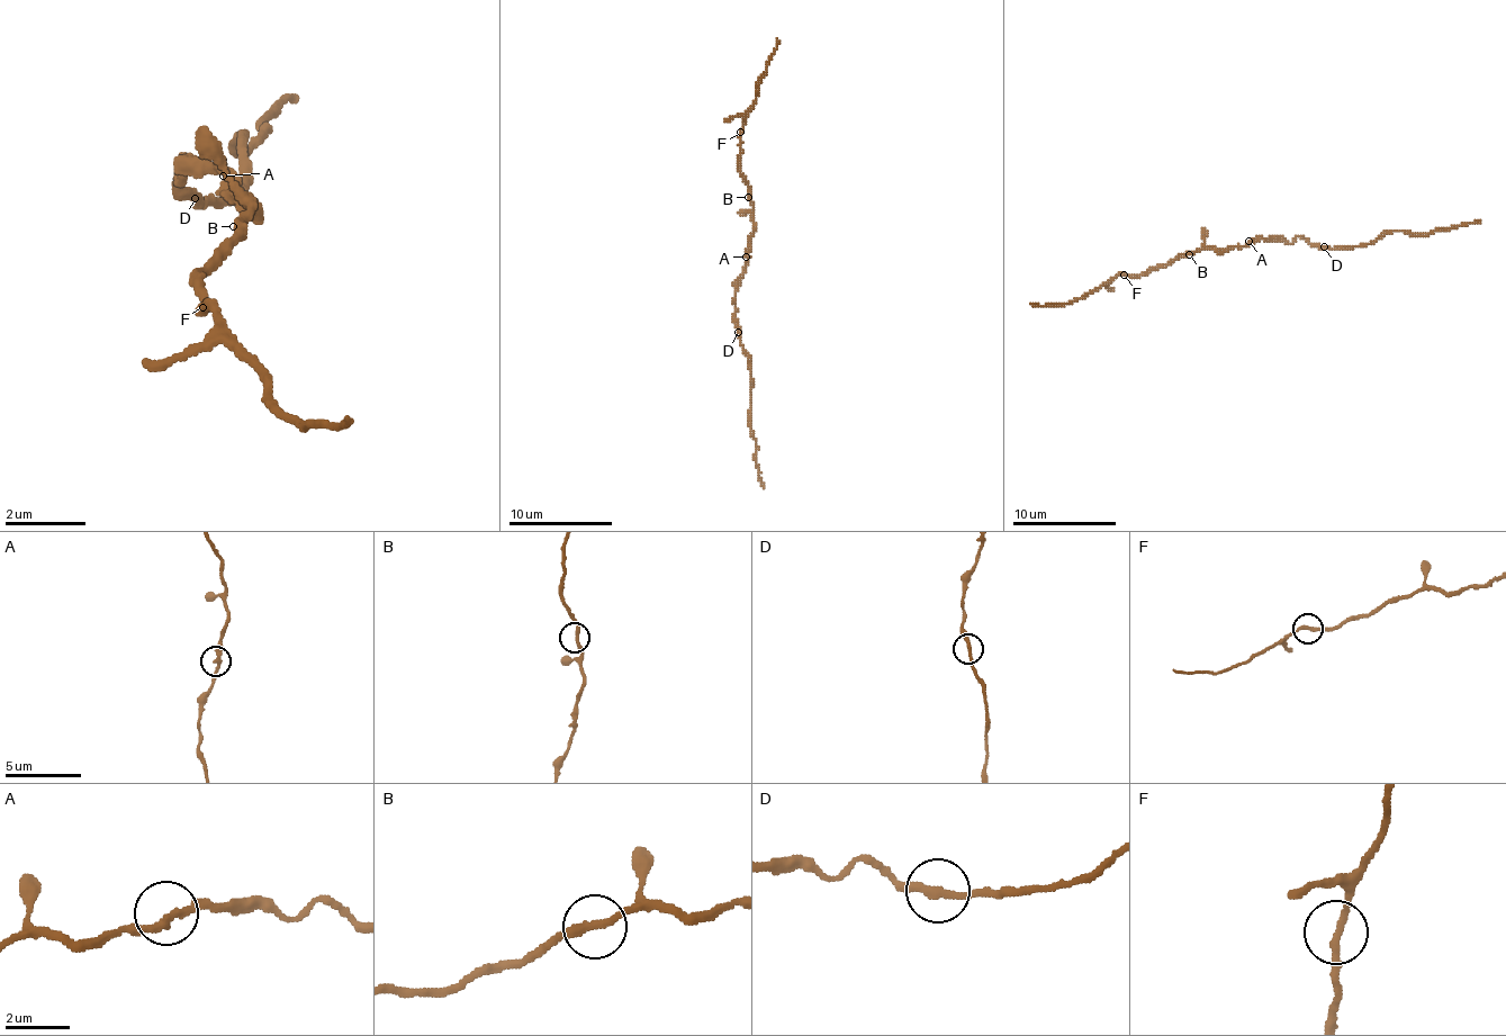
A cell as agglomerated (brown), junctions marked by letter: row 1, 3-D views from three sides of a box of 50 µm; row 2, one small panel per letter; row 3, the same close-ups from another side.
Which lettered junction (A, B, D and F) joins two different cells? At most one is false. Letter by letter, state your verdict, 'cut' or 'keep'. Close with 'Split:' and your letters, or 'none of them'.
A: keep
B: keep
D: keep
F: keep
Split: none of them

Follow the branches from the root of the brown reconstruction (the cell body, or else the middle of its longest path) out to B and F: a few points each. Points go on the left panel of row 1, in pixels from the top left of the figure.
B: (233, 186), (253, 206), (233, 226)
F: (233, 186), (253, 206), (243, 216), (243, 226), (203, 267), (203, 307)

